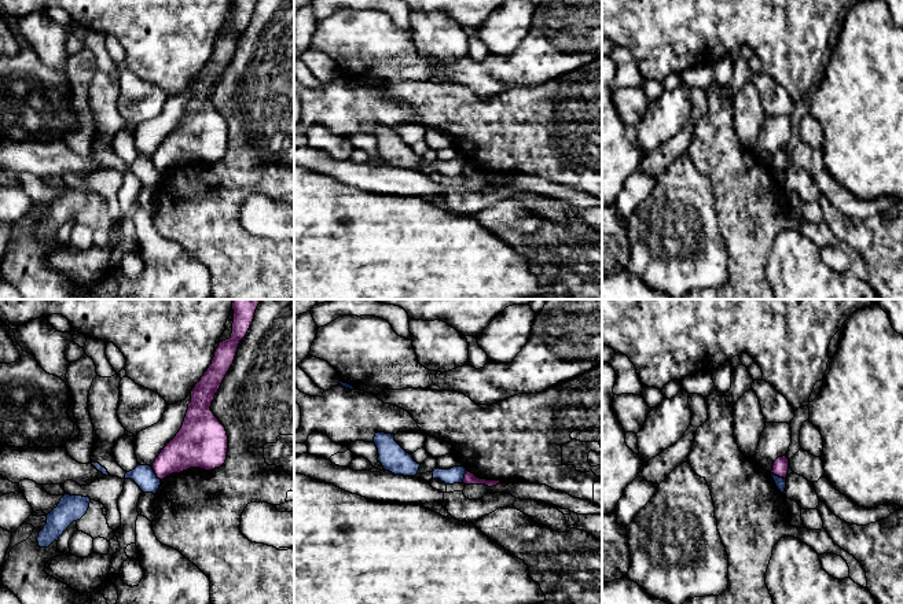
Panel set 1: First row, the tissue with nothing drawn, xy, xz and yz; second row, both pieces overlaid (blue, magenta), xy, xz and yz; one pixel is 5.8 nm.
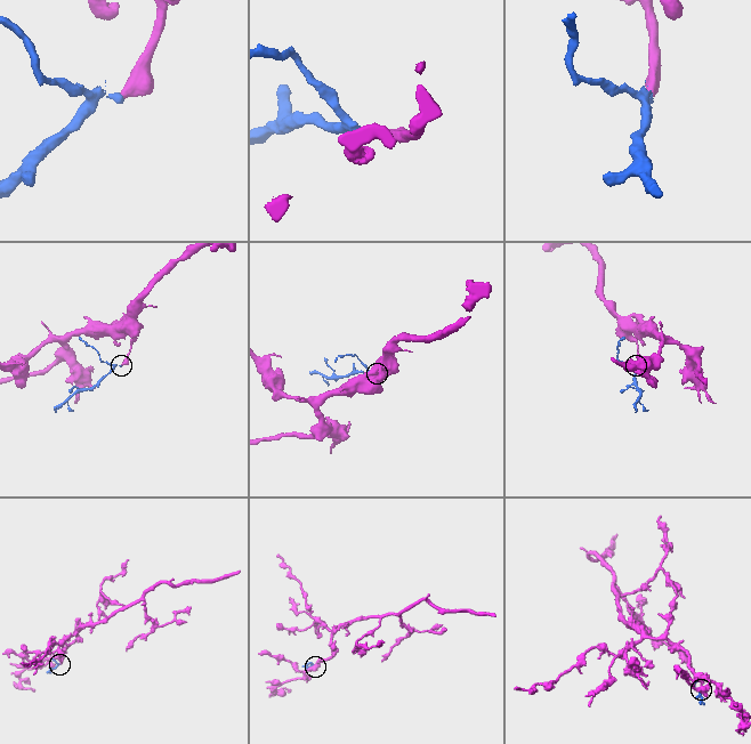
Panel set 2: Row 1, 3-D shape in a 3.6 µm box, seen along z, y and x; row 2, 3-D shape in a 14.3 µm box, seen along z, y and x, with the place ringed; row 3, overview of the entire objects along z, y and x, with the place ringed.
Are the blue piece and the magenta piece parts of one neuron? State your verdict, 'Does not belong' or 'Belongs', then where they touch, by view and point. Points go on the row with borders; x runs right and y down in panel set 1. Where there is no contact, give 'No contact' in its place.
Does not belong. Touches blue at xy (154, 474)

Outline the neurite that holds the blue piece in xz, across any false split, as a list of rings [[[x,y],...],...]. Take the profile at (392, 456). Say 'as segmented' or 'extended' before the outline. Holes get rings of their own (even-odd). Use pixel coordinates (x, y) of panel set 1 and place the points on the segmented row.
as segmented; [[[377,432],[374,443],[378,449],[378,461],[385,471],[394,475],[414,476],[418,474],[421,464],[418,464],[412,454],[407,453],[396,441],[394,435]]]

